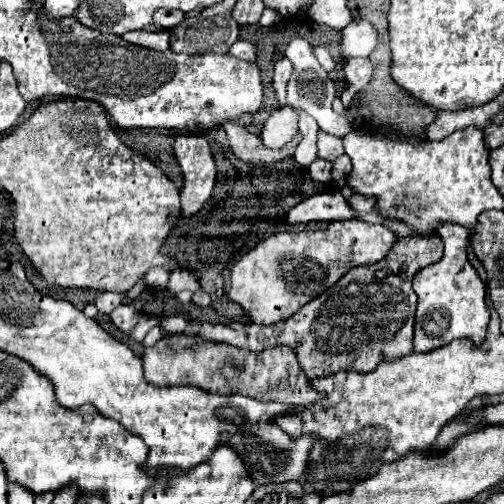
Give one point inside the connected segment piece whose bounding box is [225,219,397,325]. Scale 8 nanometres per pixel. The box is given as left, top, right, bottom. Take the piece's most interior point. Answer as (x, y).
(277, 277)

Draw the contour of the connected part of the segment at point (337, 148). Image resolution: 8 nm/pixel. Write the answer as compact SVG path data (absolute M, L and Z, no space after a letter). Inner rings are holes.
M319 131L319 137L317 137L317 157L319 159L327 159L327 161L335 161L339 157L339 153L343 153L341 139L335 137L335 135Z

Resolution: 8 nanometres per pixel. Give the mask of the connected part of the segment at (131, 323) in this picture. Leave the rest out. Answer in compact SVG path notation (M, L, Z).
M119 305L113 313L111 313L111 321L115 323L117 329L121 329L123 333L131 333L131 329L135 329L137 321L139 321L139 313L135 311L135 307L131 305Z

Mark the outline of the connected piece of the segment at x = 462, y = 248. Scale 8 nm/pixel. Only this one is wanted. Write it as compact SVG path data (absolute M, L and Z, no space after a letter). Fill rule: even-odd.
M443 225L443 229L439 229L439 237L445 243L443 257L425 269L419 269L419 273L413 277L413 291L419 297L415 317L415 351L419 353L433 351L435 347L443 347L453 339L461 337L479 343L487 333L489 325L489 309L485 303L487 287L467 257L471 233L473 233L471 229L463 229L461 225Z

